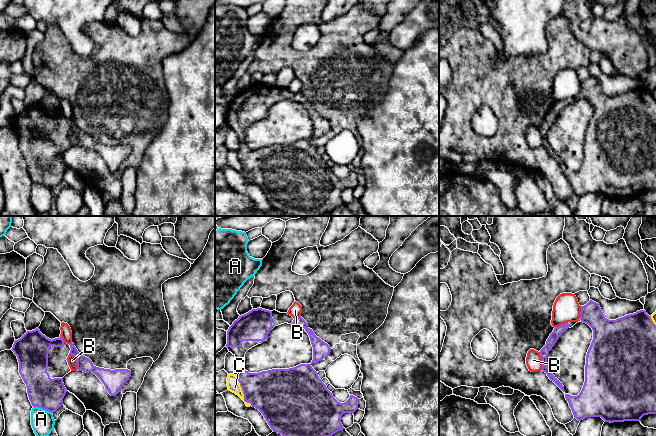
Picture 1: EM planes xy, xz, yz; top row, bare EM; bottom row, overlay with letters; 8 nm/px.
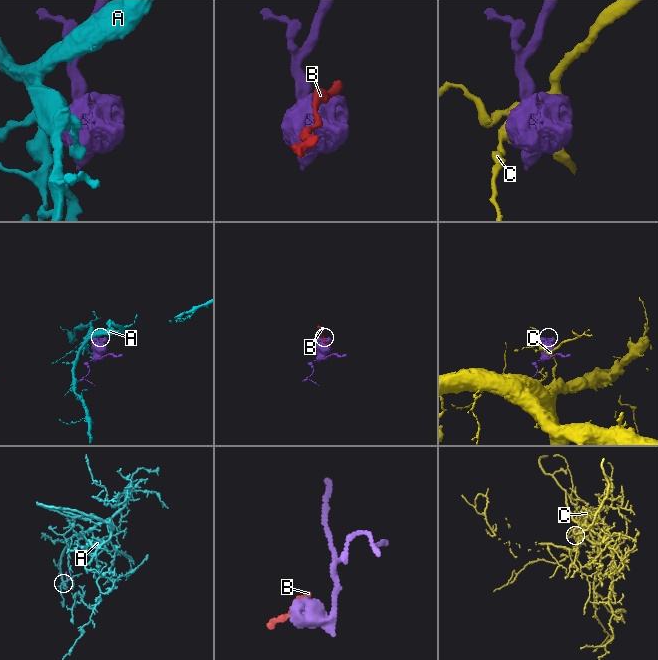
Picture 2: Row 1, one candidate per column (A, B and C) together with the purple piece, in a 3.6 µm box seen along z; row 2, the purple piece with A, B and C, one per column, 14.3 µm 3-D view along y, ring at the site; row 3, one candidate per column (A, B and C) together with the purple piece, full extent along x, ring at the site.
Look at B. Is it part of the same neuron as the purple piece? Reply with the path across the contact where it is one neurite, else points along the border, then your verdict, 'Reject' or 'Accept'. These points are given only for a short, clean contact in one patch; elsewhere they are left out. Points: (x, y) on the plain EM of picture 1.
Reject

